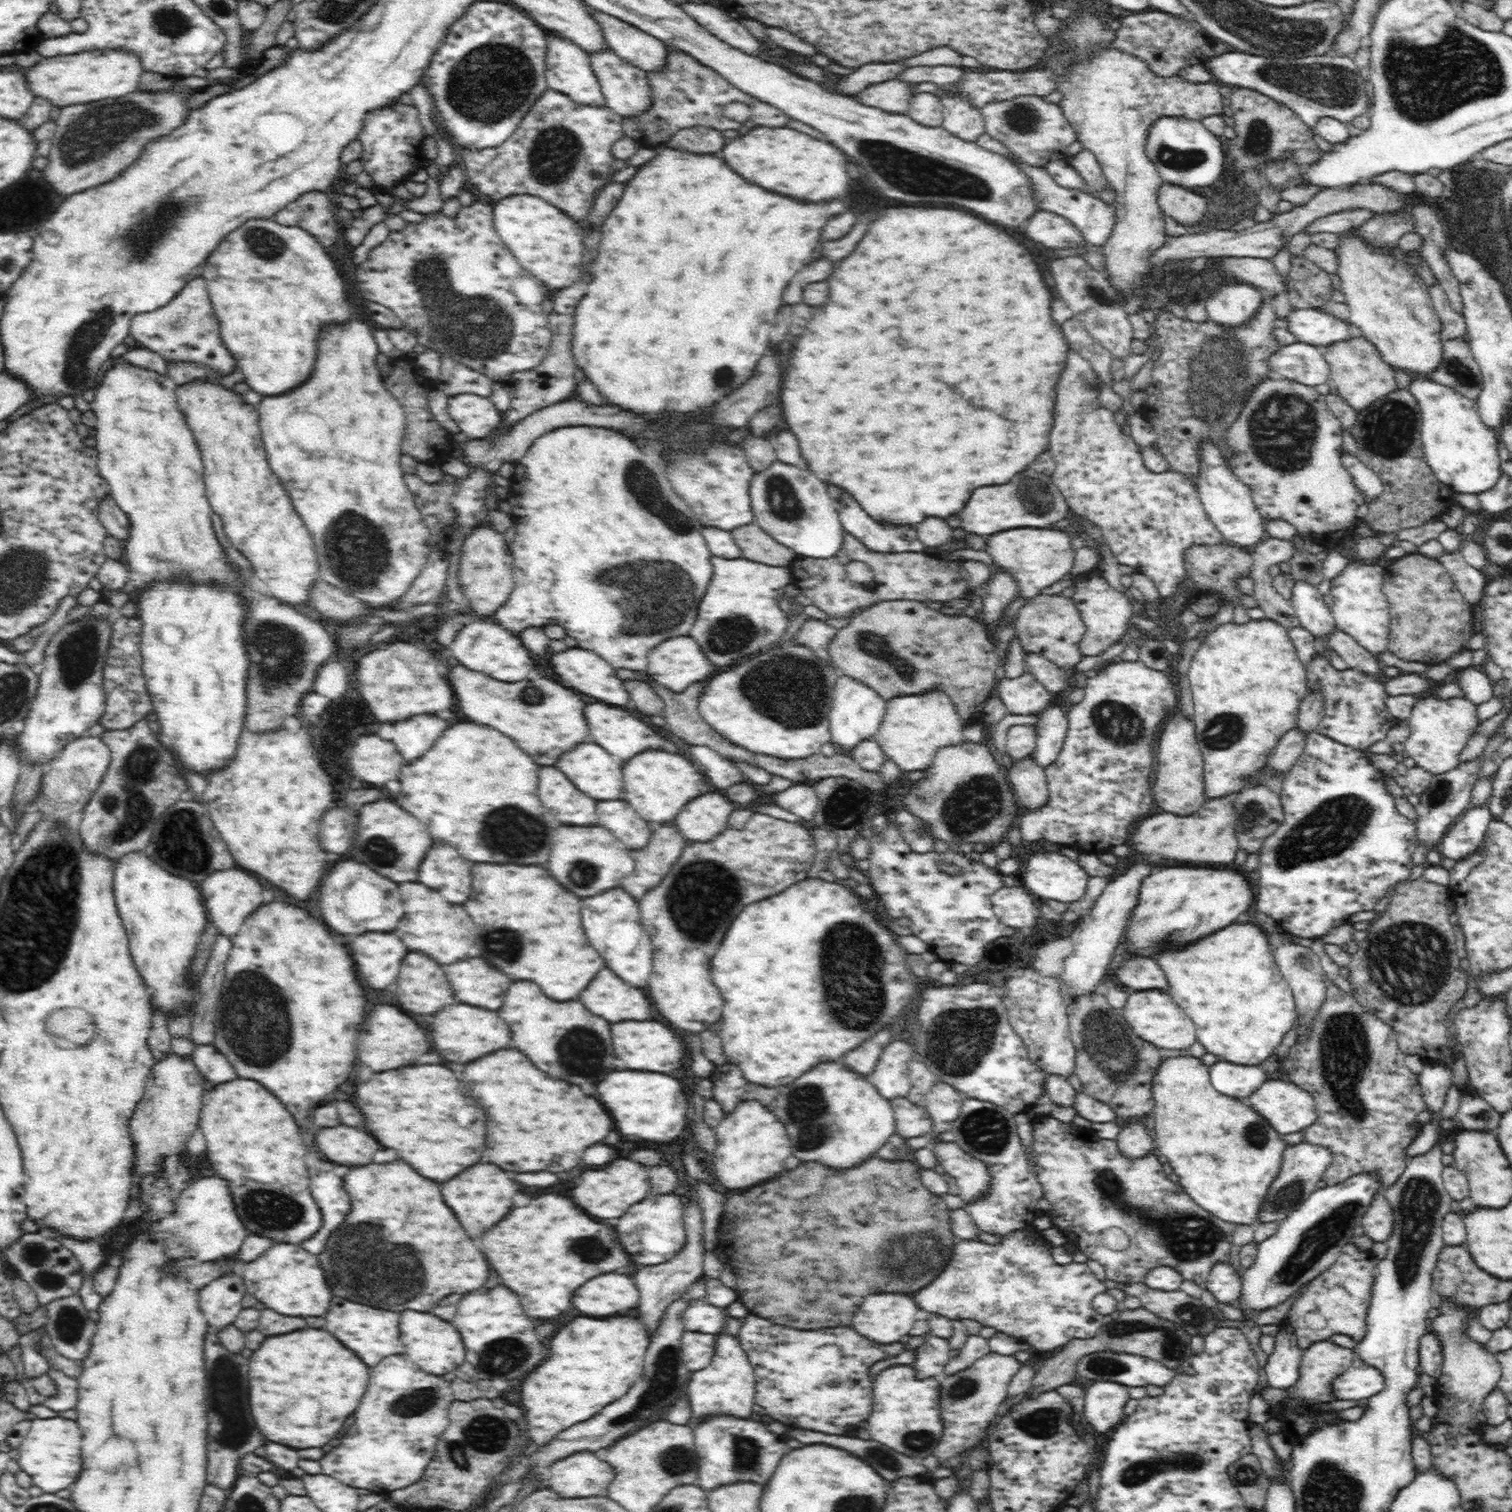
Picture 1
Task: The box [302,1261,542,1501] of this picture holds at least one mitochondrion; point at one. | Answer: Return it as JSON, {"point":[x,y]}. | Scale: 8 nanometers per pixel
{"point":[480,1432]}

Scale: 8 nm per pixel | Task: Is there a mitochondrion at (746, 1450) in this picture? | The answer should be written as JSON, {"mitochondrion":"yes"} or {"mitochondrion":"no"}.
{"mitochondrion":"yes"}

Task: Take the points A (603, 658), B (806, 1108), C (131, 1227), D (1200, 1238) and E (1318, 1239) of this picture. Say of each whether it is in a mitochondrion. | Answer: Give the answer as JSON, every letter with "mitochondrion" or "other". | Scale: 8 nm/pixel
{"A":"other","B":"mitochondrion","C":"other","D":"mitochondrion","E":"mitochondrion"}

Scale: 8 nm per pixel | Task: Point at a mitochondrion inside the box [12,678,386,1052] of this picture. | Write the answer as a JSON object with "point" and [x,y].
{"point":[129,813]}

